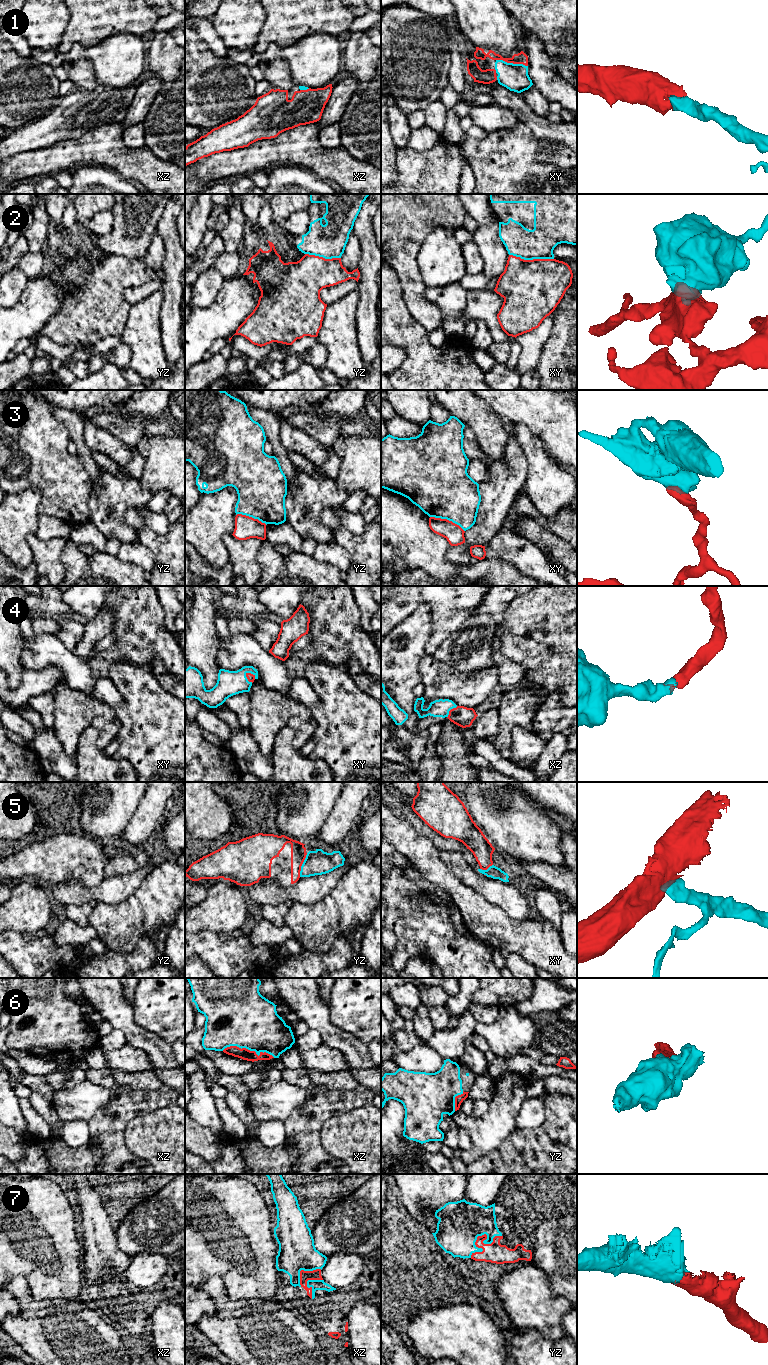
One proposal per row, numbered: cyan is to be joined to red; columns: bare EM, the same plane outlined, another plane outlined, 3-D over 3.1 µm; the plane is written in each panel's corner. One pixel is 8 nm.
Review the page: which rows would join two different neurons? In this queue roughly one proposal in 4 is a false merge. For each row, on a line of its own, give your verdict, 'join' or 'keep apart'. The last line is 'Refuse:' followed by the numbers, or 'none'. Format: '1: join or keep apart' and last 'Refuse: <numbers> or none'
1: join
2: keep apart
3: keep apart
4: join
5: keep apart
6: join
7: join
Refuse: 2, 3, 5

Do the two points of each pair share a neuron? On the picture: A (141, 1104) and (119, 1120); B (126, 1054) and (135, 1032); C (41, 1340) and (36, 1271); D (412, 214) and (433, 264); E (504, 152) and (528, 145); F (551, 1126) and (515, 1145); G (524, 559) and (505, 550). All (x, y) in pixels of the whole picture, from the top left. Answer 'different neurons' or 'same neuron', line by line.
A: same neuron
B: different neurons
C: different neurons
D: different neurons
E: same neuron
F: same neuron
G: same neuron

